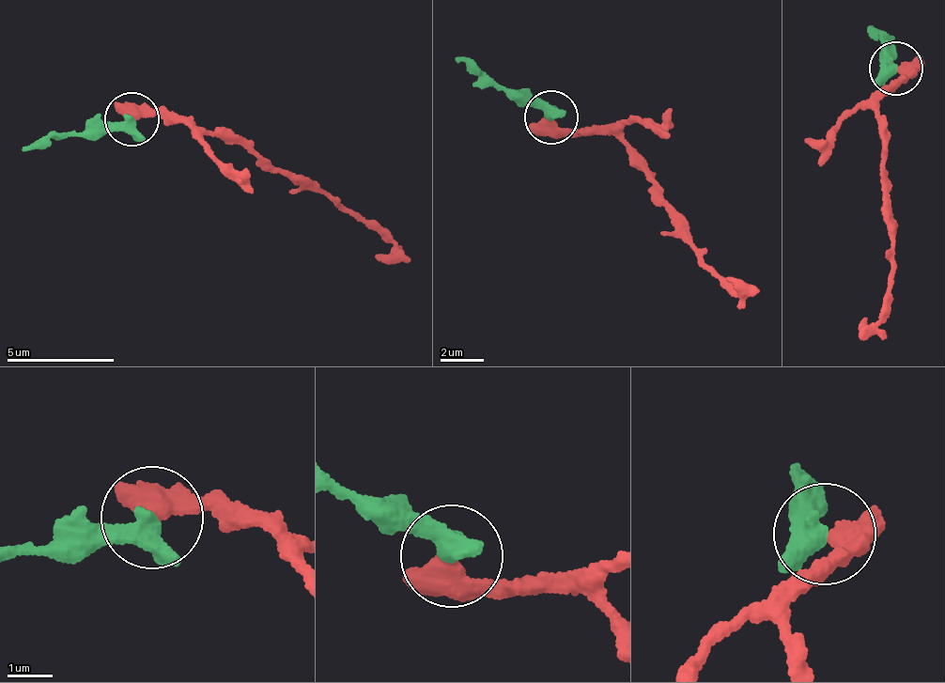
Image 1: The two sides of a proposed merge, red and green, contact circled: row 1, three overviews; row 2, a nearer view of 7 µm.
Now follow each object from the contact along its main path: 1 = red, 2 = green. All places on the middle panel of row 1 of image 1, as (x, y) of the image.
1: (551, 119), (564, 128), (627, 138), (708, 266), (759, 291)
2: (551, 119), (521, 104), (454, 57)

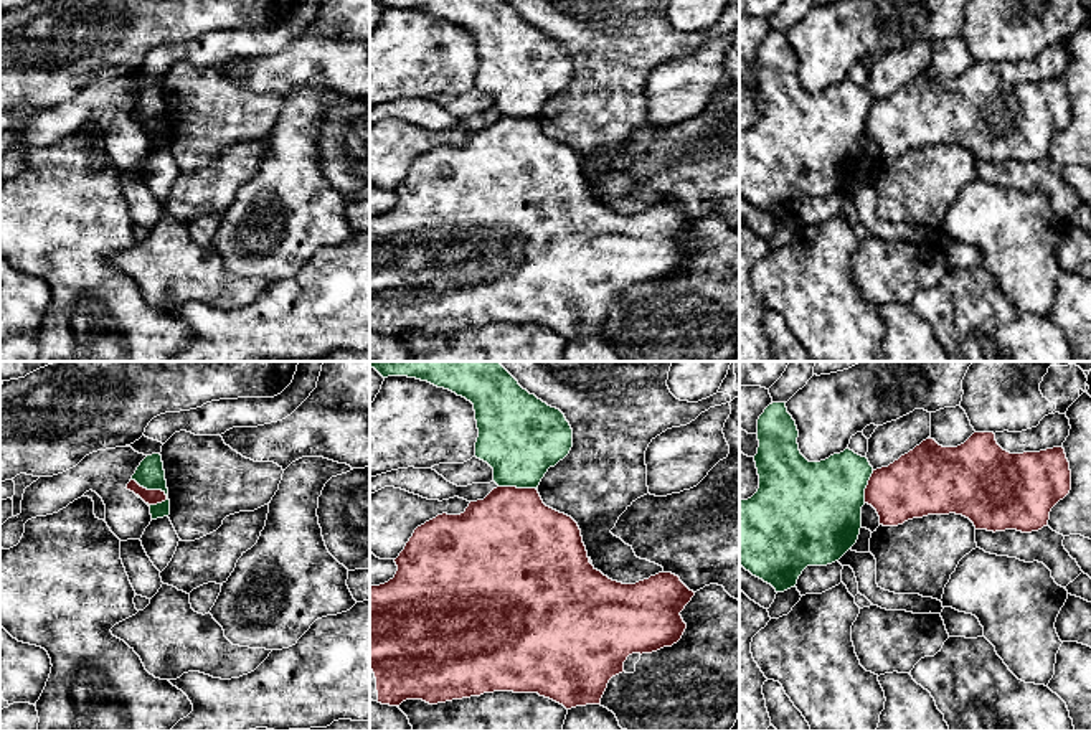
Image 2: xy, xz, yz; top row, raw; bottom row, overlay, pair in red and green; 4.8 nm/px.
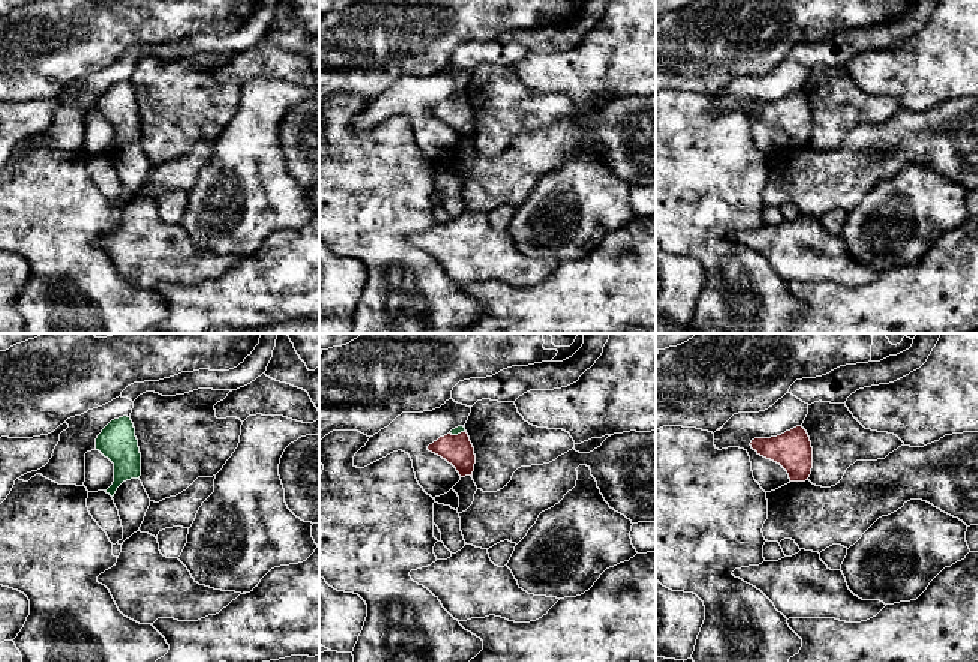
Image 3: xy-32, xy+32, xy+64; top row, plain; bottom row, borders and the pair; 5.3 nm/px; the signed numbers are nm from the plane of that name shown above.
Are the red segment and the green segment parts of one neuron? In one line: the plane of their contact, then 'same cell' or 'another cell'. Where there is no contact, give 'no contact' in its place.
contact in xy; another cell

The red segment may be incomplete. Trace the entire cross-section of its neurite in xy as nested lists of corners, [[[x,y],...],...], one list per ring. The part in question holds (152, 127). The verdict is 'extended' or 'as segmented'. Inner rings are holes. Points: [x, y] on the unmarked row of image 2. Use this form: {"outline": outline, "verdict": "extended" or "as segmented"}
{"outline": [[[130,111],[125,119],[134,122],[135,125],[139,125],[149,135],[157,135],[157,134],[162,134],[167,130],[165,122],[147,120],[144,117],[140,117],[135,111]]], "verdict": "as segmented"}

